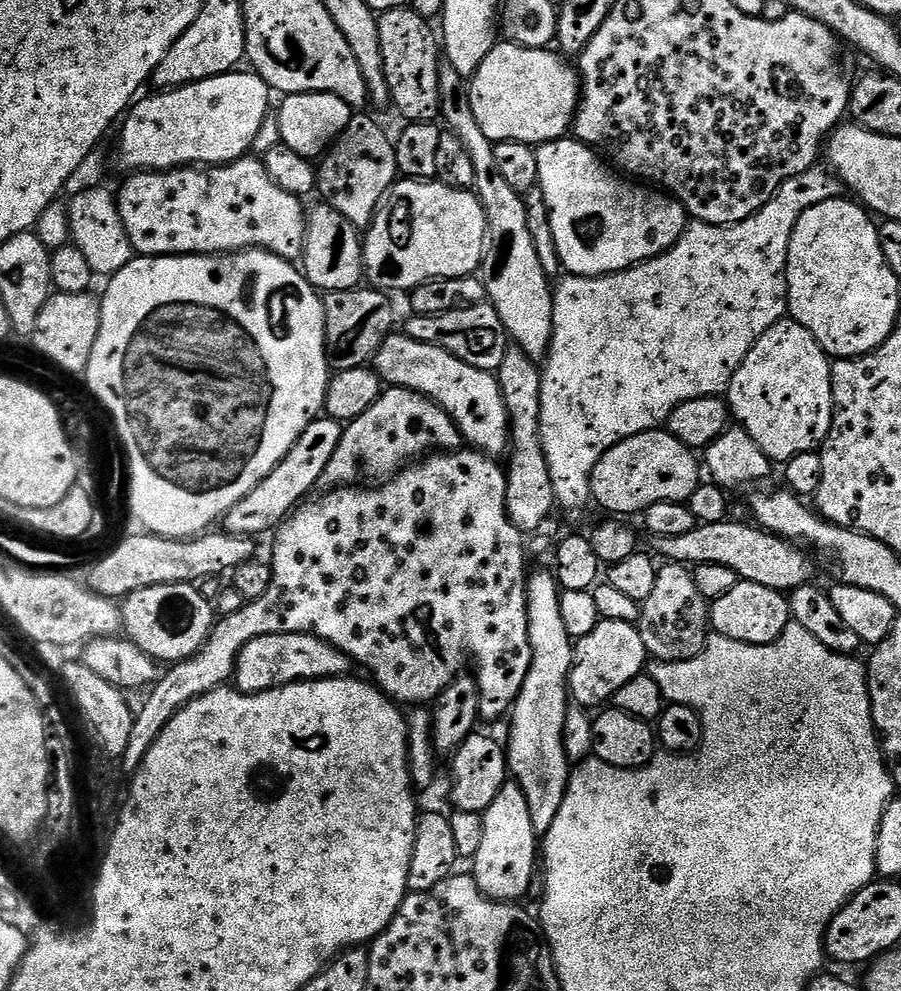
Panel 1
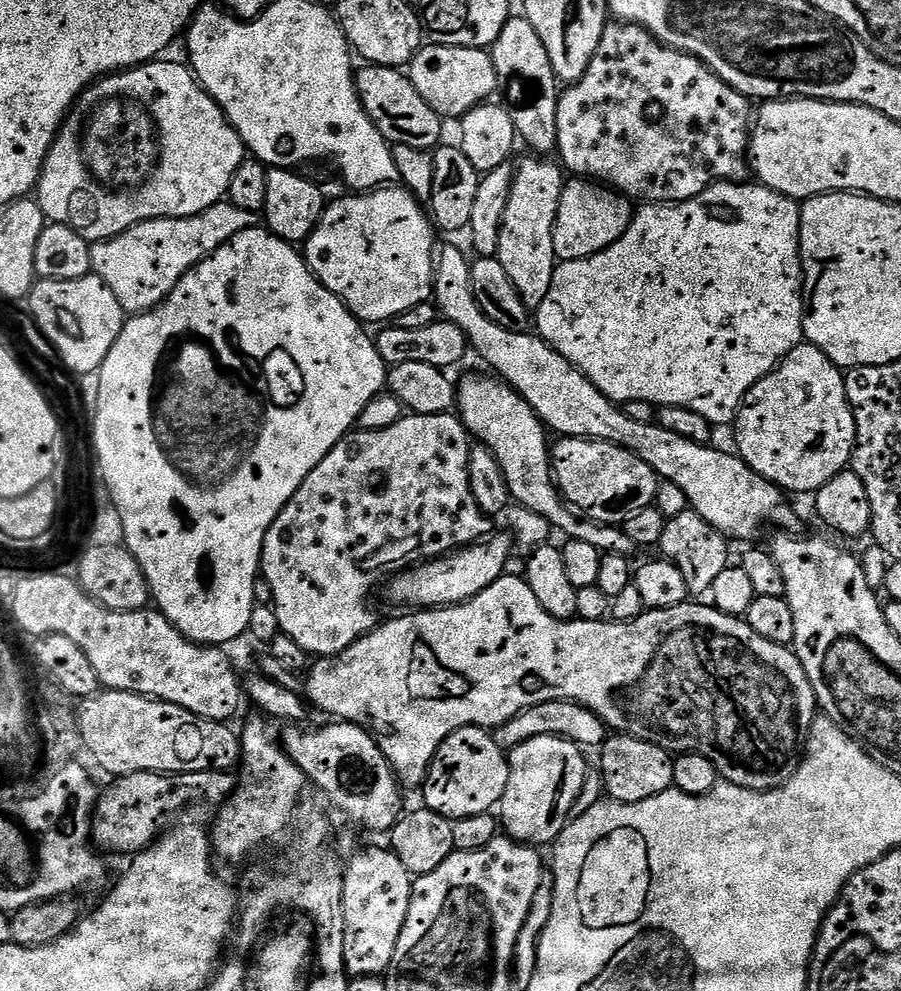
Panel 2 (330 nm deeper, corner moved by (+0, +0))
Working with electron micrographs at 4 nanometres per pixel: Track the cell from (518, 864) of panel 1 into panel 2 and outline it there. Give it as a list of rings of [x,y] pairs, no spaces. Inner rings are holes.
[[[563,736],[530,738],[507,753],[510,778],[498,805],[498,820],[511,839],[533,846],[555,845],[590,771],[583,755],[579,744]]]

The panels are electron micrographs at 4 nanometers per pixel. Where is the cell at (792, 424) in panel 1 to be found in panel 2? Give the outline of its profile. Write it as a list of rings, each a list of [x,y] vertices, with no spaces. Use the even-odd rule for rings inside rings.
[[[801,342],[776,369],[744,396],[736,414],[736,448],[741,460],[785,493],[814,494],[852,463],[856,423],[844,385],[845,373],[818,346]]]

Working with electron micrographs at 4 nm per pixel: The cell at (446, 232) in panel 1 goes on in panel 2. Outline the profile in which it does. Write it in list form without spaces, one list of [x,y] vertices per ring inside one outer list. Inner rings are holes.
[[[385,186],[375,190],[369,190],[363,194],[348,194],[352,196],[344,196],[341,200],[336,200],[325,207],[324,212],[320,216],[320,221],[316,223],[316,228],[303,241],[302,255],[308,261],[308,268],[322,282],[322,286],[326,286],[326,290],[330,290],[339,298],[344,305],[352,311],[352,315],[361,322],[367,322],[369,325],[379,325],[381,322],[395,321],[398,316],[406,310],[410,310],[419,304],[429,303],[434,296],[434,253],[437,251],[436,244],[437,233],[434,231],[433,221],[430,219],[429,213],[422,209],[421,201],[417,200],[407,188],[403,186]]]

